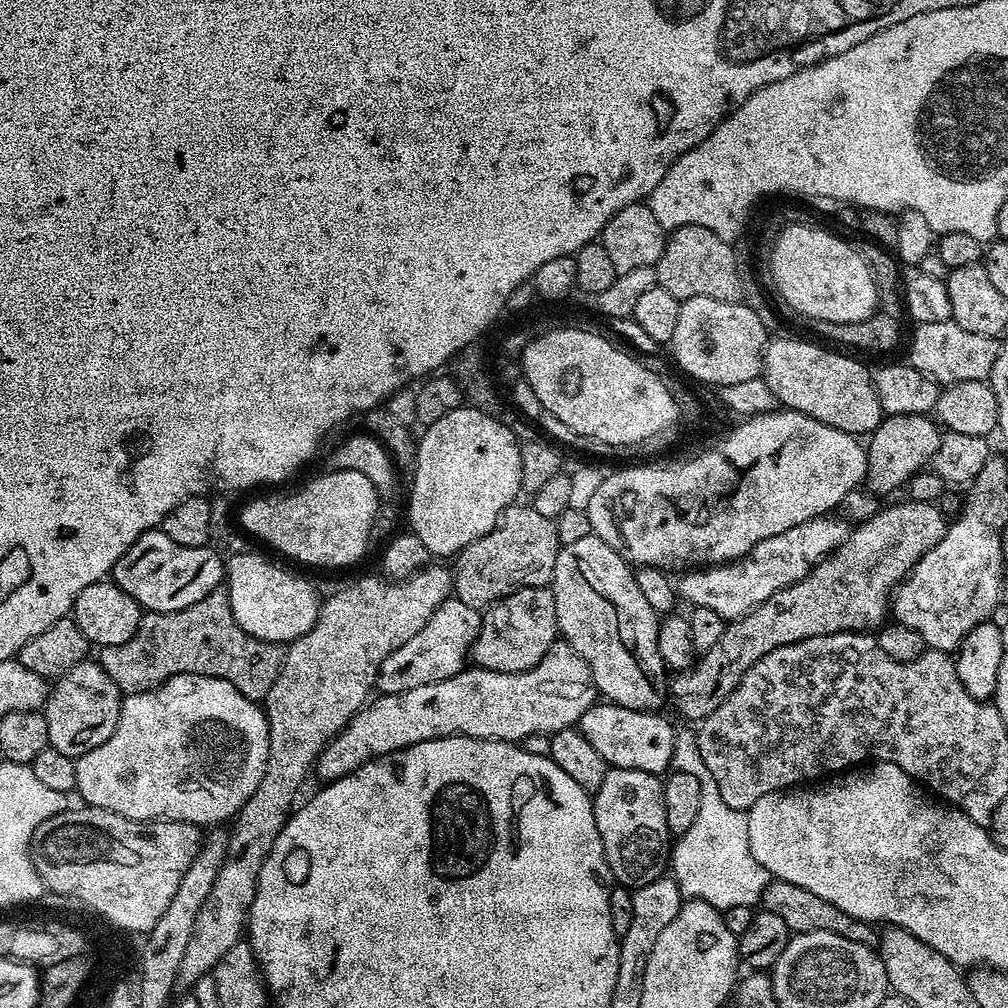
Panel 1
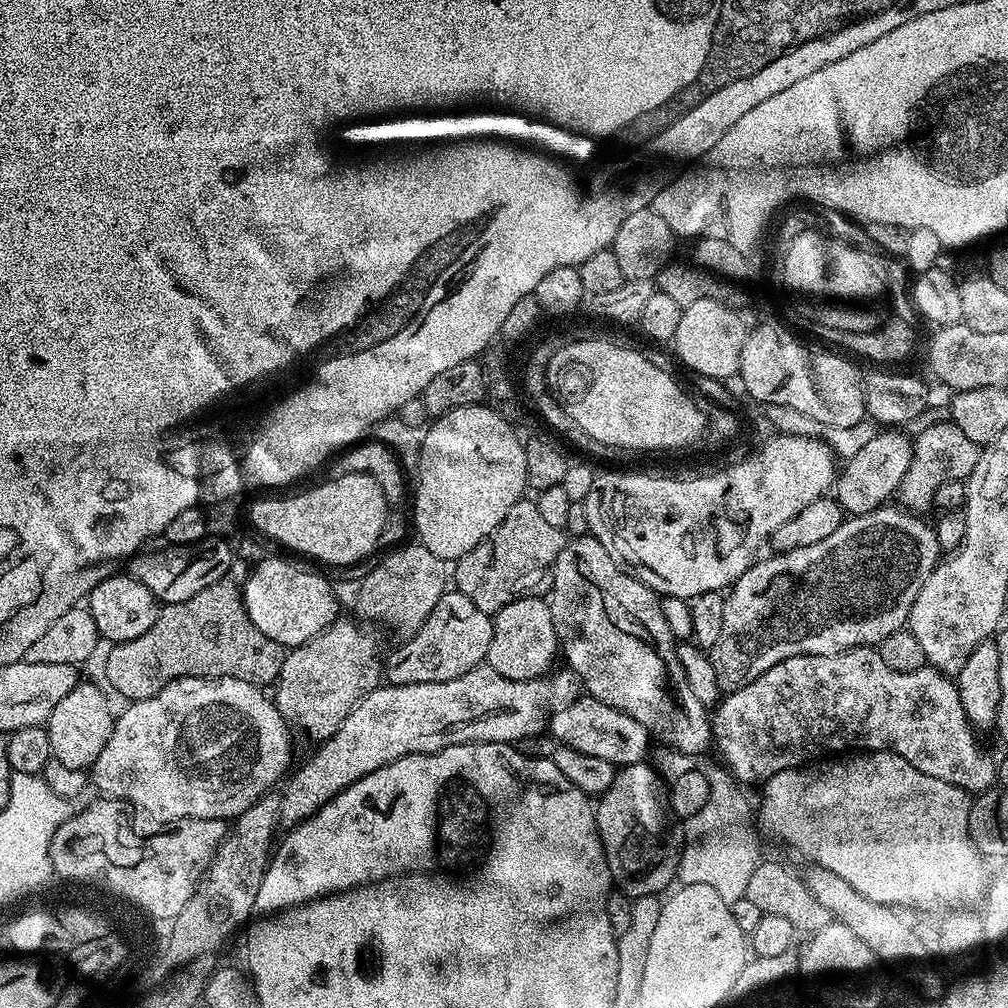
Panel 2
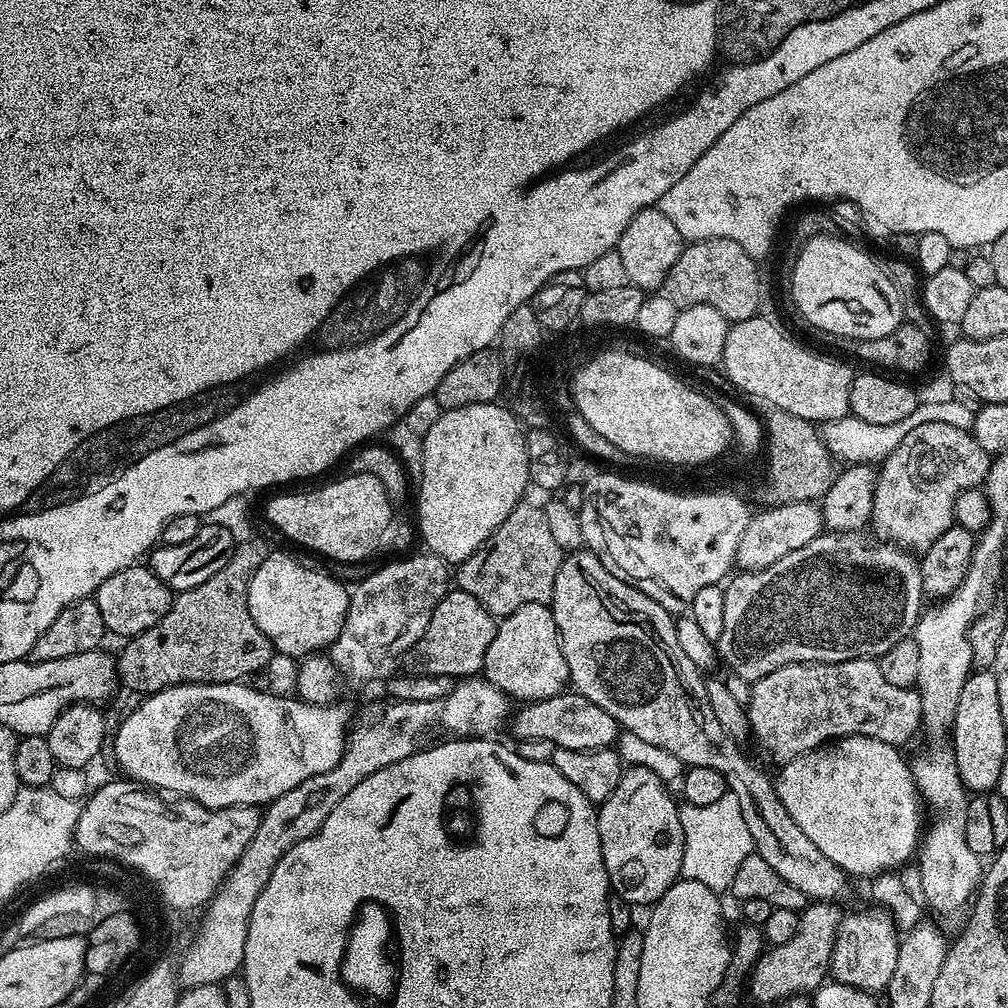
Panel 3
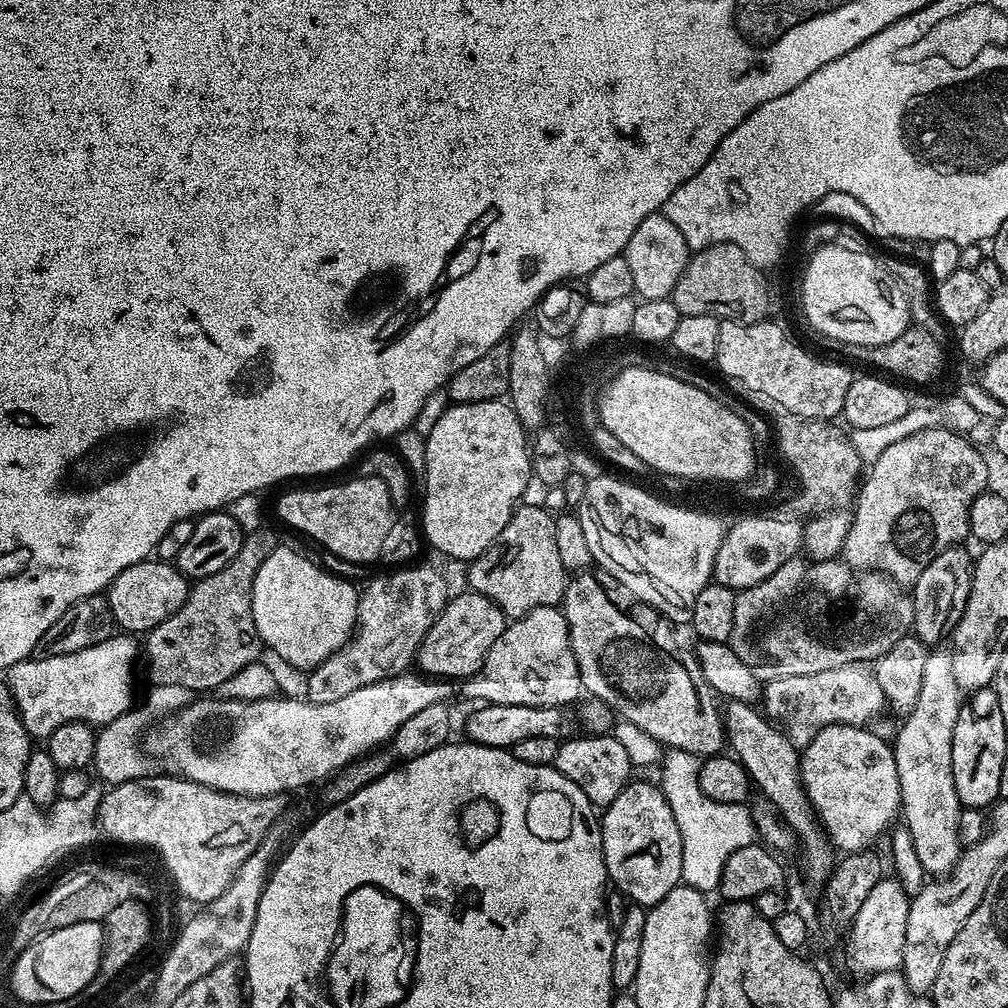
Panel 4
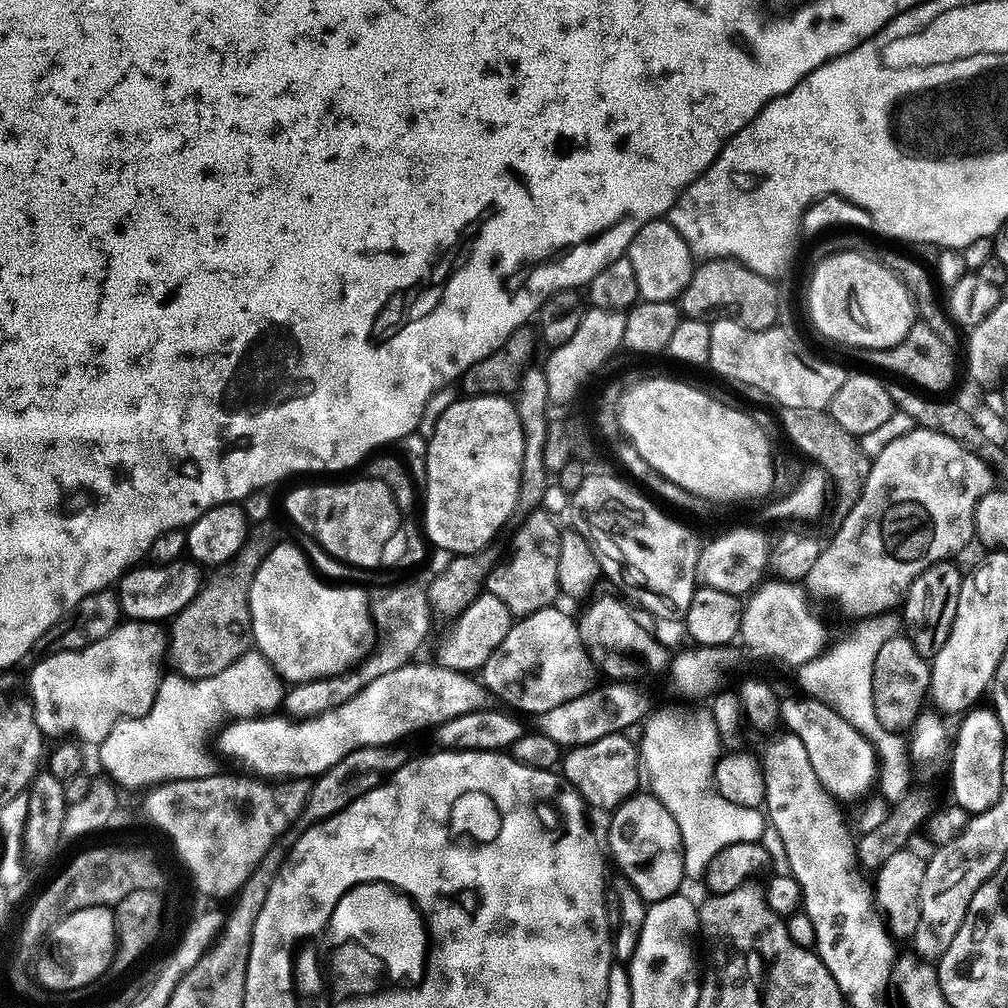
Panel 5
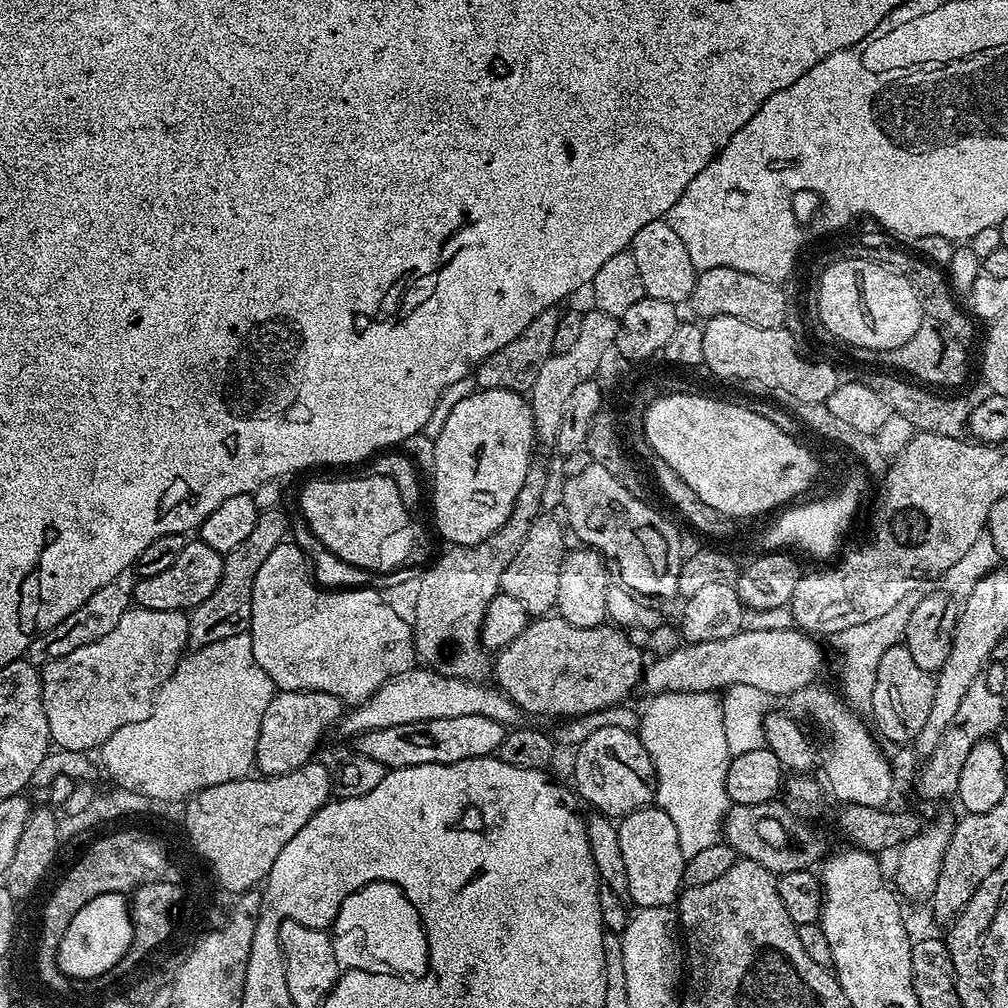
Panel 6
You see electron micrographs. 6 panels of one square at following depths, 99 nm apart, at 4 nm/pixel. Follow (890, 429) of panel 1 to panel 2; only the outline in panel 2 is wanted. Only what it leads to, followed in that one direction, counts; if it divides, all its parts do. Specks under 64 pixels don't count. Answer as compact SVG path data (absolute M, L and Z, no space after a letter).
M880 430L870 443L862 446L858 454L847 457L839 469L834 485L836 501L844 507L848 516L865 516L875 508L885 507L888 500L900 491L902 478L910 470L910 458L914 440L904 430Z

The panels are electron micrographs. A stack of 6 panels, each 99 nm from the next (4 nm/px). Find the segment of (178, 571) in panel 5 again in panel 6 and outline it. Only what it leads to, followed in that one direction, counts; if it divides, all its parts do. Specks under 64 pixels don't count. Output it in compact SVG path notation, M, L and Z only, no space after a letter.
M199 538L189 539L184 545L182 554L178 554L178 558L174 558L172 565L168 569L162 570L162 574L154 574L154 578L137 579L135 581L136 589L134 587L131 589L131 599L134 601L135 607L145 608L146 610L184 612L185 610L197 608L199 604L206 602L206 598L210 598L210 594L214 594L214 590L222 578L223 565L224 556L221 552L210 550L210 546L203 544Z

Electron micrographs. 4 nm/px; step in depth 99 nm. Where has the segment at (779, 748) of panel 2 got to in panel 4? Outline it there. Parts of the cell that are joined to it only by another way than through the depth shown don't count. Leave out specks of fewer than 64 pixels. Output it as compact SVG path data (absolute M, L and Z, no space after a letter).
M861 662L859 664L843 664L834 670L822 670L818 674L798 674L790 678L774 678L767 681L762 688L762 711L767 719L775 722L782 729L785 736L787 736L791 744L795 744L797 749L802 750L814 738L814 734L818 734L818 730L822 730L831 724L854 724L857 726L871 725L871 720L879 714L880 711L885 711L886 705L884 703L884 695L882 694L882 686L878 686L878 678L872 673L871 667L867 663Z

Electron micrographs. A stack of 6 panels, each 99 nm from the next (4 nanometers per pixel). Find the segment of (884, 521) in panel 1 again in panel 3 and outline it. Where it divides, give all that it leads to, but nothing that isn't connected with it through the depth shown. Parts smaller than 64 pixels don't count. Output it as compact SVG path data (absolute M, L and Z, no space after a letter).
M854 532L836 535L821 534L810 542L806 542L806 546L802 546L802 550L794 550L791 554L786 554L786 558L778 558L778 562L774 562L774 566L763 568L757 572L741 571L739 574L736 574L740 576L733 575L727 581L724 588L726 611L724 611L722 638L715 641L715 646L719 659L722 658L728 663L728 668L734 675L741 676L742 679L748 680L747 682L755 682L761 680L766 674L770 674L787 664L841 664L847 660L879 658L883 652L890 650L890 646L894 646L894 642L913 635L916 621L922 615L920 600L922 601L925 597L922 586L922 574L920 573L921 561L913 553L892 542L876 544L873 548L868 548L867 542L862 537L863 535Z

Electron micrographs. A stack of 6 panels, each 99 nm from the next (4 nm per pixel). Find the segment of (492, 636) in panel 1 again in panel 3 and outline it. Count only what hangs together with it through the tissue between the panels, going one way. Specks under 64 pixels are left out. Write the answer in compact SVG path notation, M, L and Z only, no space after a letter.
M548 604L518 606L514 614L497 623L494 642L490 642L490 650L486 650L482 676L516 702L545 700L569 687L566 658L562 654L554 614Z

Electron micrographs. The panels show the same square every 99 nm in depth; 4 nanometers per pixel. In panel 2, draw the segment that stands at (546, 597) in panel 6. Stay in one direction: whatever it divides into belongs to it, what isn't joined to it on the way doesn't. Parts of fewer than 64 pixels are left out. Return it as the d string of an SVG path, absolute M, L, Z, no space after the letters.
M522 499L510 506L506 518L486 539L455 561L455 591L466 594L478 610L489 614L498 613L510 606L510 602L527 596L547 597L552 590L552 571L565 543L565 533L542 518L536 503Z

